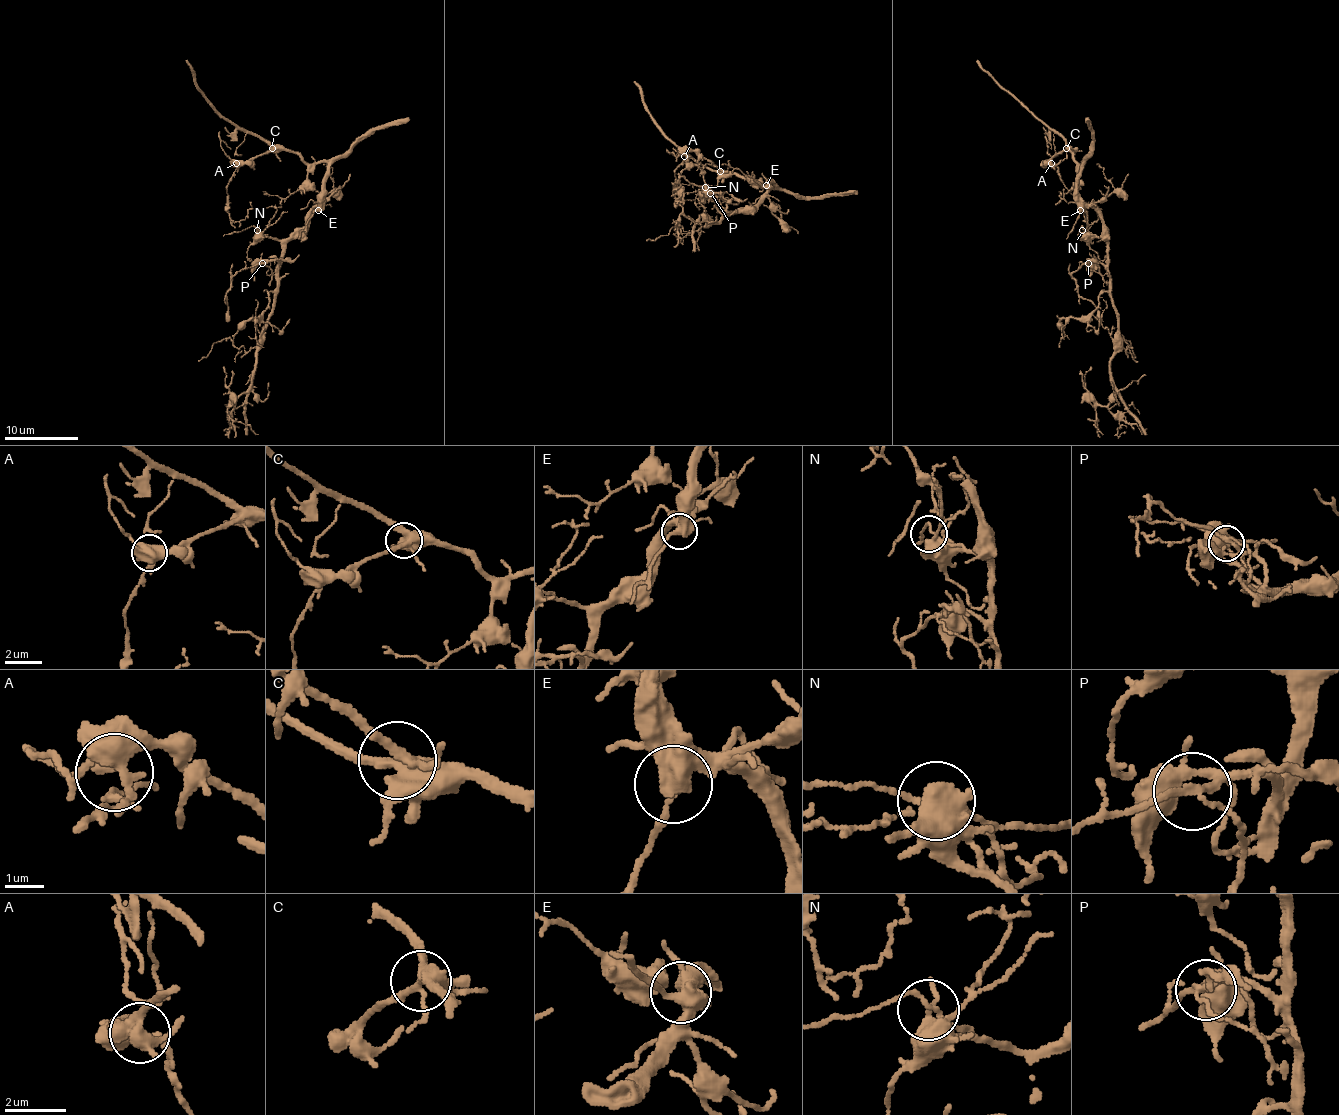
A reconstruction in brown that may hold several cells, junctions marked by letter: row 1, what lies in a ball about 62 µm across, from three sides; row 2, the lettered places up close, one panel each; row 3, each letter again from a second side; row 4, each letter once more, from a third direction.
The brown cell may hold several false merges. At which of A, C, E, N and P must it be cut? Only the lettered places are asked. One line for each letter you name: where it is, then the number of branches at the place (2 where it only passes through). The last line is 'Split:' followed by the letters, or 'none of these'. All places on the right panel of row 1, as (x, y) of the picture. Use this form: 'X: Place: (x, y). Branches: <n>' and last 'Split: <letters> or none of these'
Split: none of these

